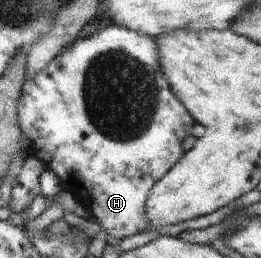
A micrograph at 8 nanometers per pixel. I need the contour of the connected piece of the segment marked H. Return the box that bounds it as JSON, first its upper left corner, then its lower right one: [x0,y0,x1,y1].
[17,22,195,240]

